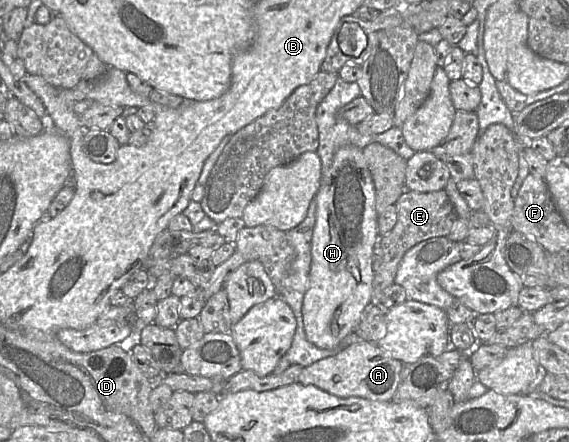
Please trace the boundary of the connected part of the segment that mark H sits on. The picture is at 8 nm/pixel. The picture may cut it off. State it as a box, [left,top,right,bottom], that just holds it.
[302,145,380,349]

